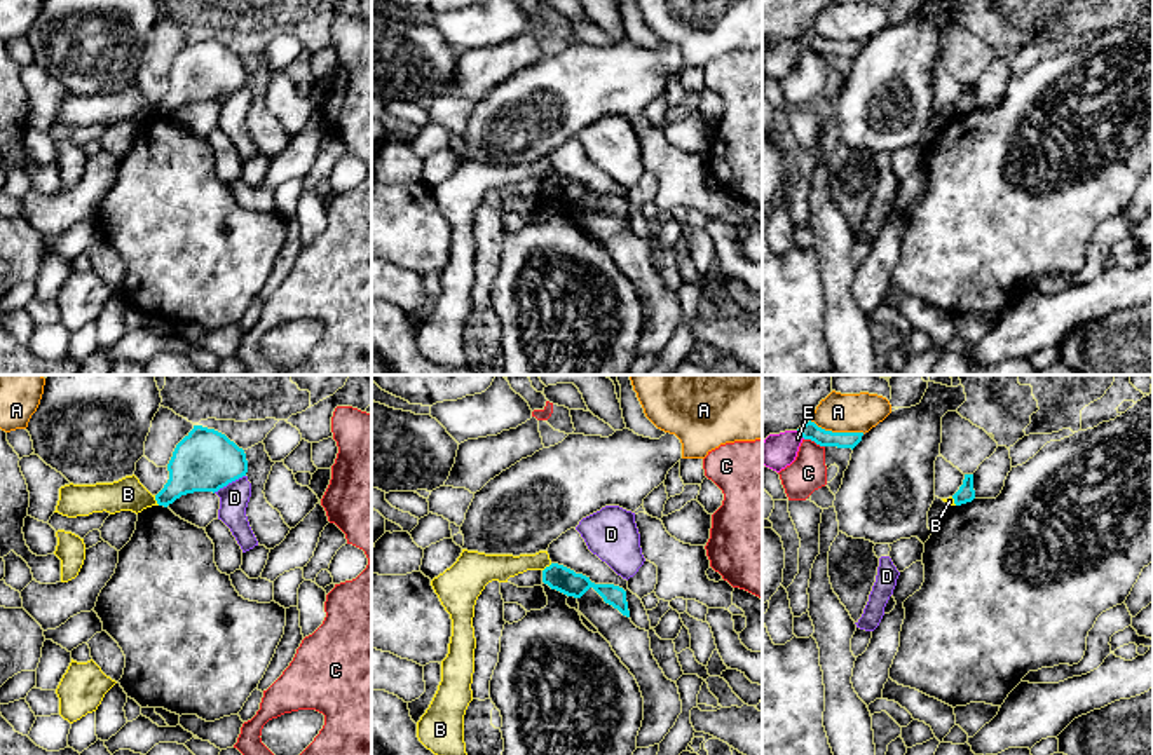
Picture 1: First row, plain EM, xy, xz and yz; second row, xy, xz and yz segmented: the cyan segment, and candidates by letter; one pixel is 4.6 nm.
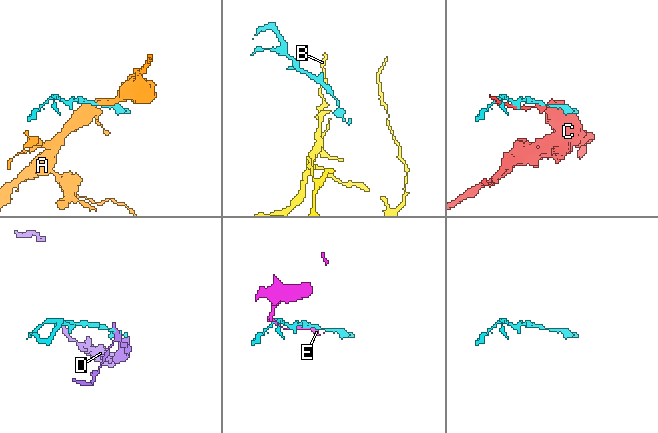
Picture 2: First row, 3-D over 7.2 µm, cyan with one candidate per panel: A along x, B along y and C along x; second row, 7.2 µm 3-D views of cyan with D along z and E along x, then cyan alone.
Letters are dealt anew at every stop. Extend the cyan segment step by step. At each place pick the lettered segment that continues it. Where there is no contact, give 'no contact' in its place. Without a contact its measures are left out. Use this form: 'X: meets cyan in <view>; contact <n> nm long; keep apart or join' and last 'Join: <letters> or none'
A: meets cyan in yz; contact 260 nm long; keep apart
B: meets cyan in xy; contact 50 nm long; keep apart
C: meets cyan in yz; contact 100 nm long; keep apart
D: meets cyan in xy; contact 170 nm long; keep apart
E: meets cyan in yz; contact 60 nm long; keep apart
Join: none

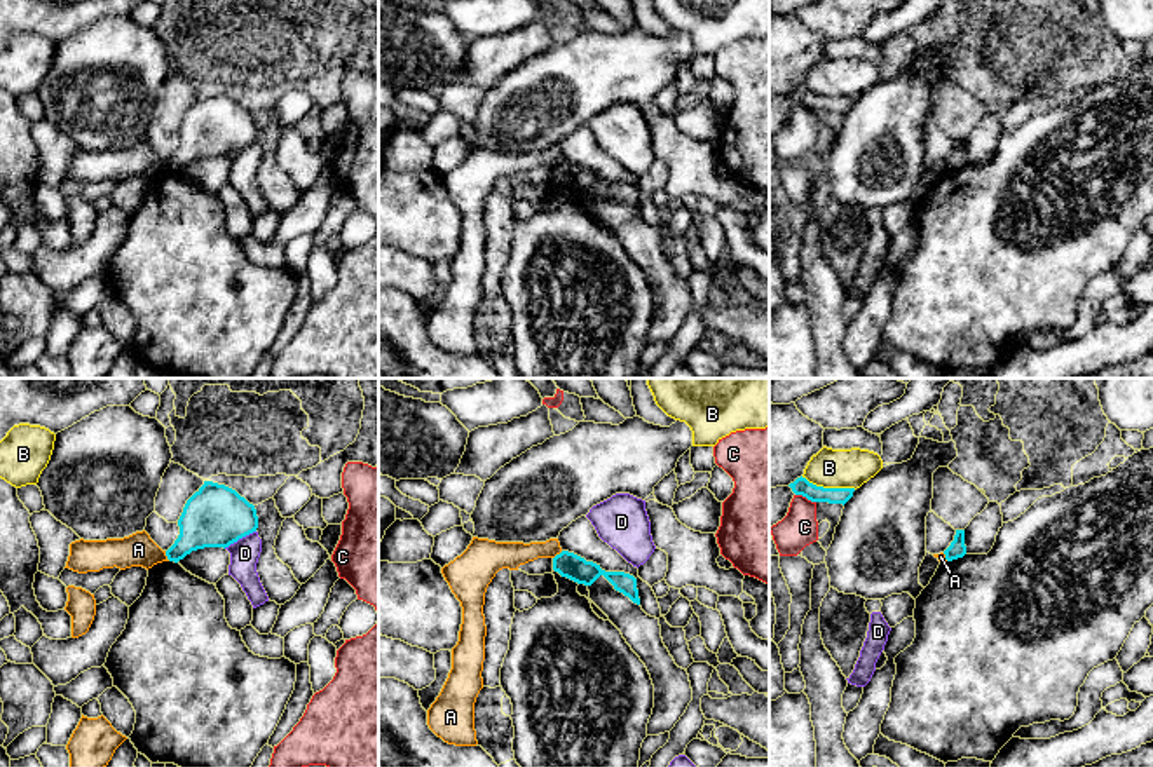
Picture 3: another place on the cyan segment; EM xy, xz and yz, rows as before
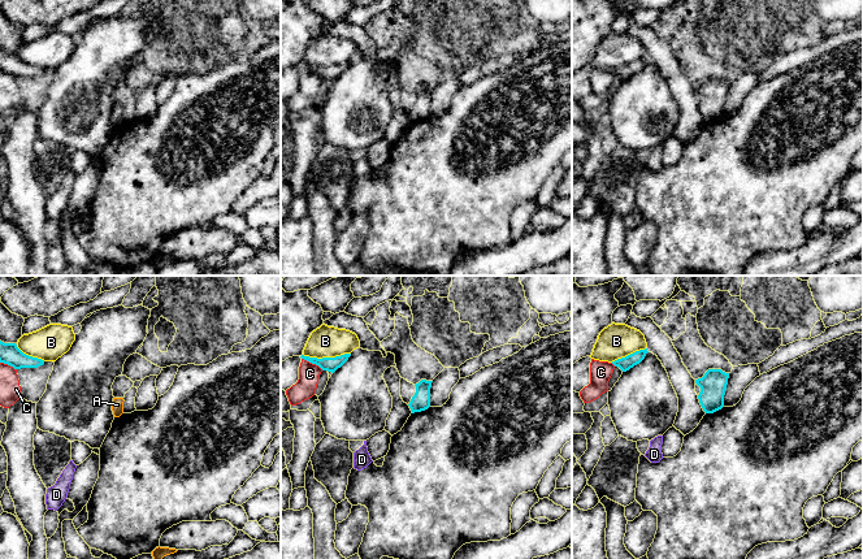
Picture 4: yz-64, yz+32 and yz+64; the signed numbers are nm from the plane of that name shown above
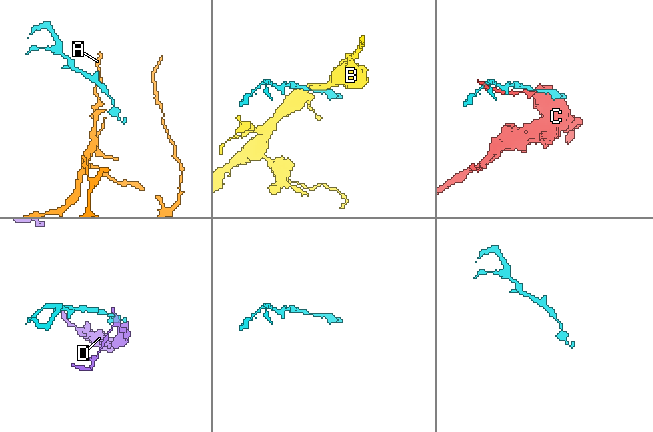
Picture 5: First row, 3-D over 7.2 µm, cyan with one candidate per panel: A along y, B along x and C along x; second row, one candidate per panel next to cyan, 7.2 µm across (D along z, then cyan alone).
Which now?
A: meets cyan in xy; contact 50 nm long; keep apart
B: meets cyan in yz; contact 260 nm long; keep apart
C: meets cyan in yz; contact 100 nm long; keep apart
D: meets cyan in xy; contact 170 nm long; keep apart
Join: none

